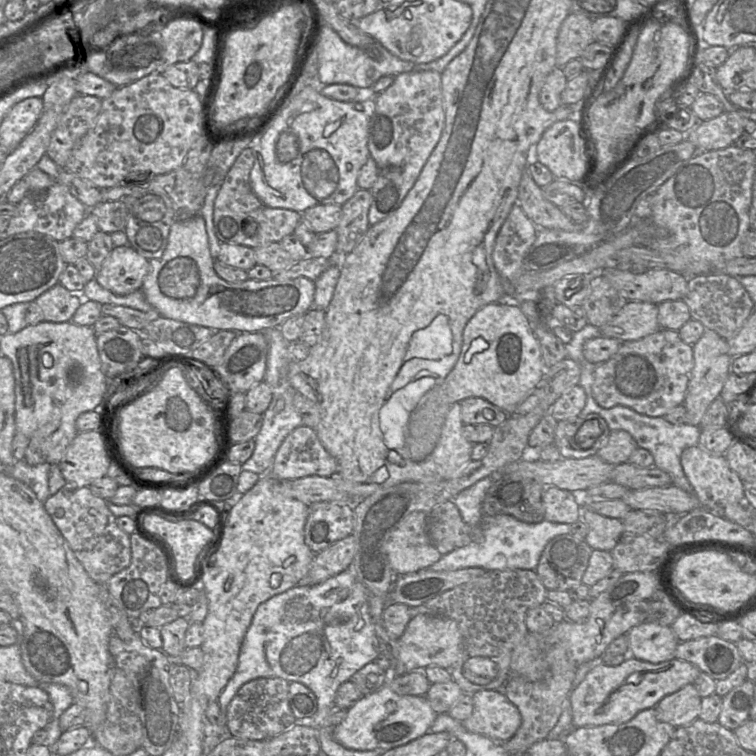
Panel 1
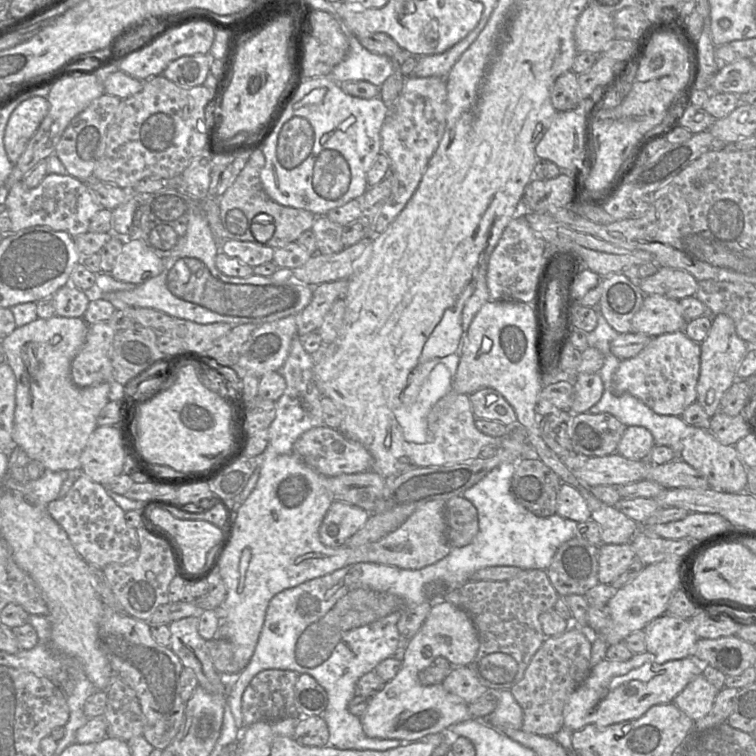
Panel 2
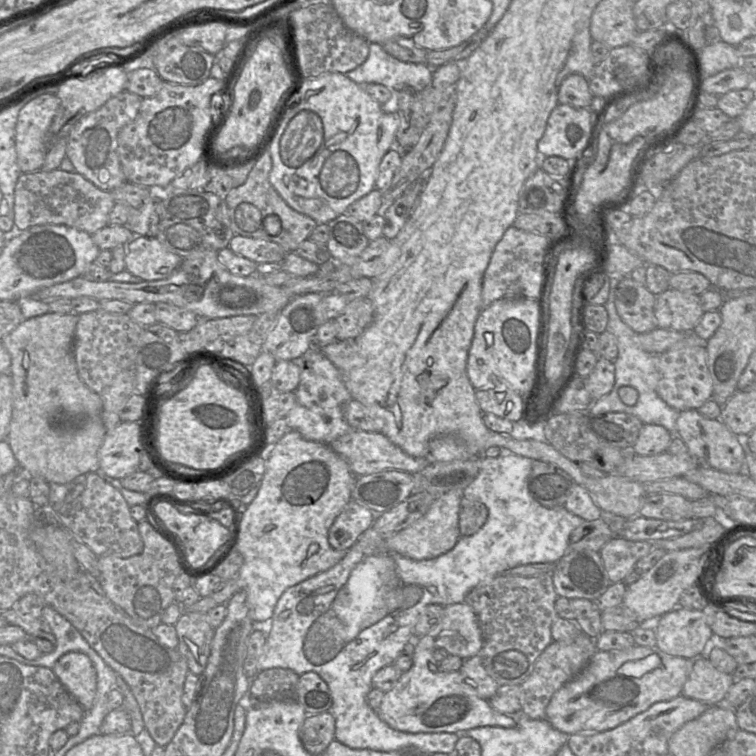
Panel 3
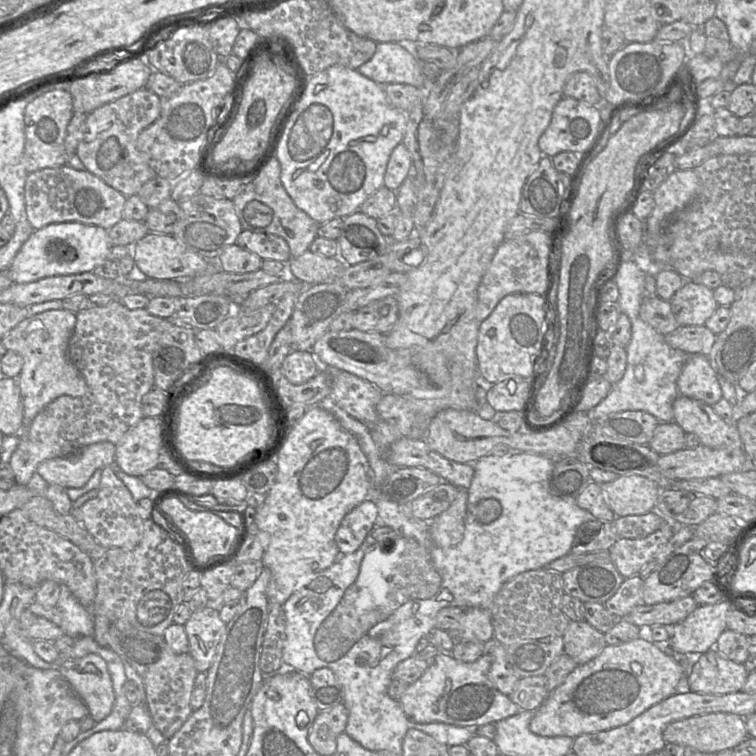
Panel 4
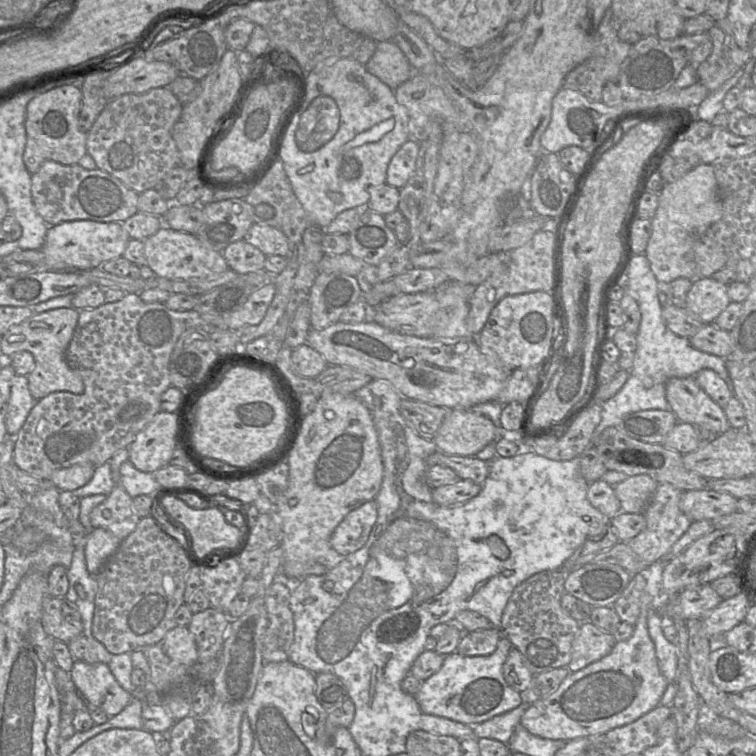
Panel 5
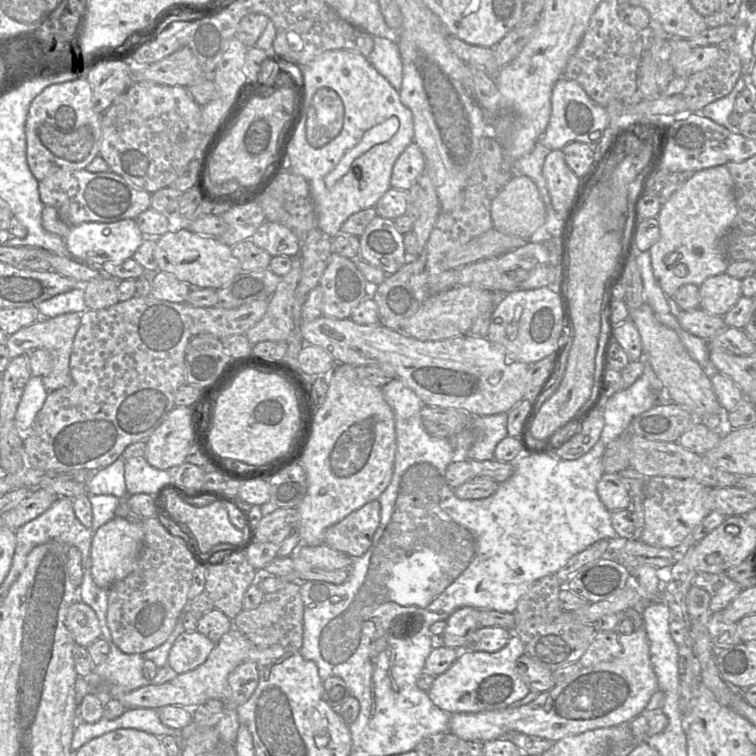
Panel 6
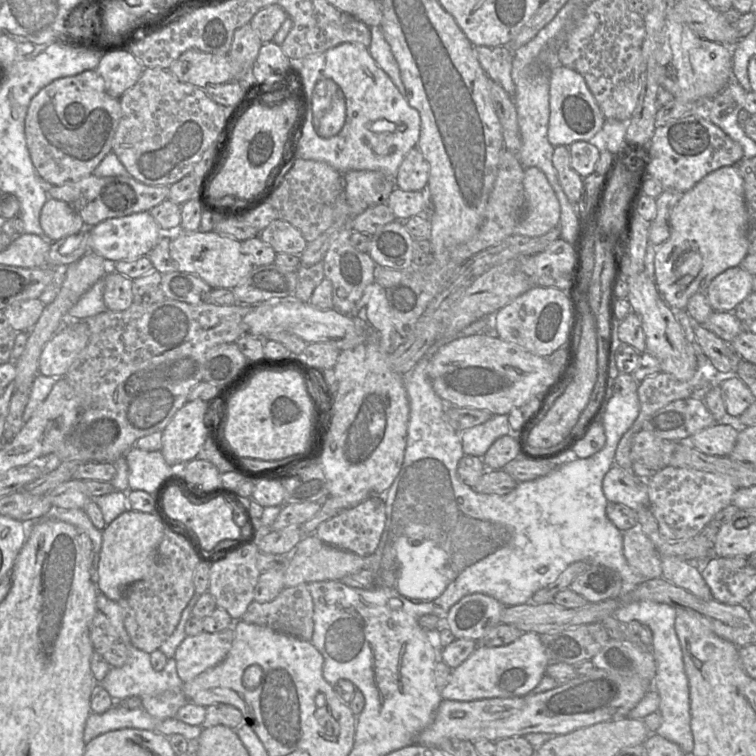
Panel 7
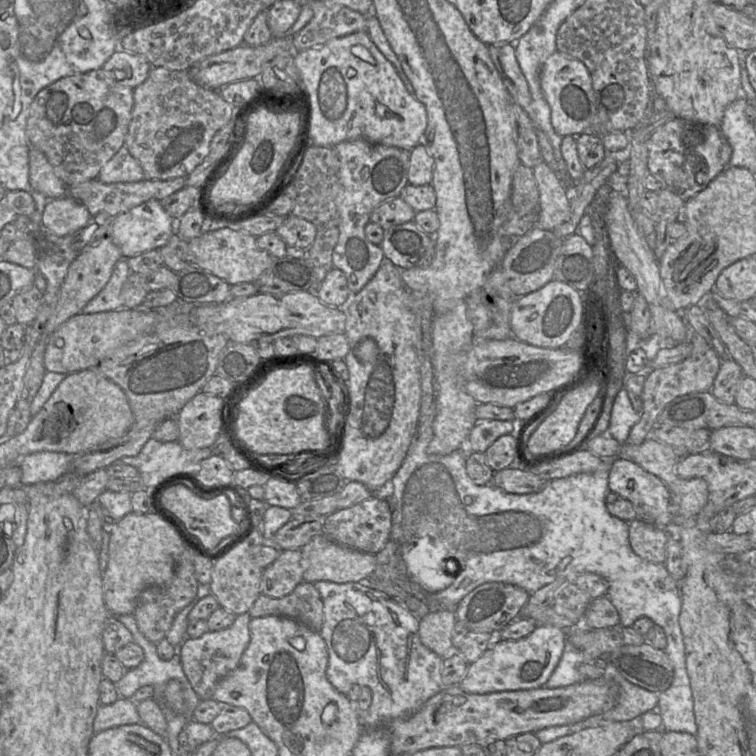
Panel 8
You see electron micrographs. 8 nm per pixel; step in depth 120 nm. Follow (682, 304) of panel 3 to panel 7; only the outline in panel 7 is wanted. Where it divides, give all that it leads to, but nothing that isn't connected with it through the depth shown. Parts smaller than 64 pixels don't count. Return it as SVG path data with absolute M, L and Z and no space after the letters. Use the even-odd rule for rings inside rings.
M735 266L718 274L705 290L705 295L714 311L733 312L753 290L754 276Z

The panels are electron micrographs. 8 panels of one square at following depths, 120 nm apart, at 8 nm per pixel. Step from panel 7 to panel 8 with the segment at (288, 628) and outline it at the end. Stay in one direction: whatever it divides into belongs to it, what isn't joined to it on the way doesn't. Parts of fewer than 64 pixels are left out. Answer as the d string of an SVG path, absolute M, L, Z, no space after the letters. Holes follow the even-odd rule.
M305 581L282 598L260 594L248 613L251 618L264 616L286 617L316 632L321 631L324 620L321 596L313 583Z

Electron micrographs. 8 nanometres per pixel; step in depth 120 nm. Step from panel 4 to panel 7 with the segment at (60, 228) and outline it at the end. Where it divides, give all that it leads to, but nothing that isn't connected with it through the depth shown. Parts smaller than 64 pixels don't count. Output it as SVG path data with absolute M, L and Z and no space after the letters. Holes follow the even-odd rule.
M149 211L134 213L124 217L110 218L95 226L87 227L87 229L89 231L90 252L100 255L109 264L122 260L131 261L147 256L162 236L162 230Z

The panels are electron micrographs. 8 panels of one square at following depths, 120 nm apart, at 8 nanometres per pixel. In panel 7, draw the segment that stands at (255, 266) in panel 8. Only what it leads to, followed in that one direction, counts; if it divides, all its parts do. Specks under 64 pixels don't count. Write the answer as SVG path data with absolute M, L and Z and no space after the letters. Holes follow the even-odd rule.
M201 230L170 234L170 255L178 264L178 270L199 276L212 288L232 289L252 270L253 264L241 251L241 241L223 236L215 231Z

